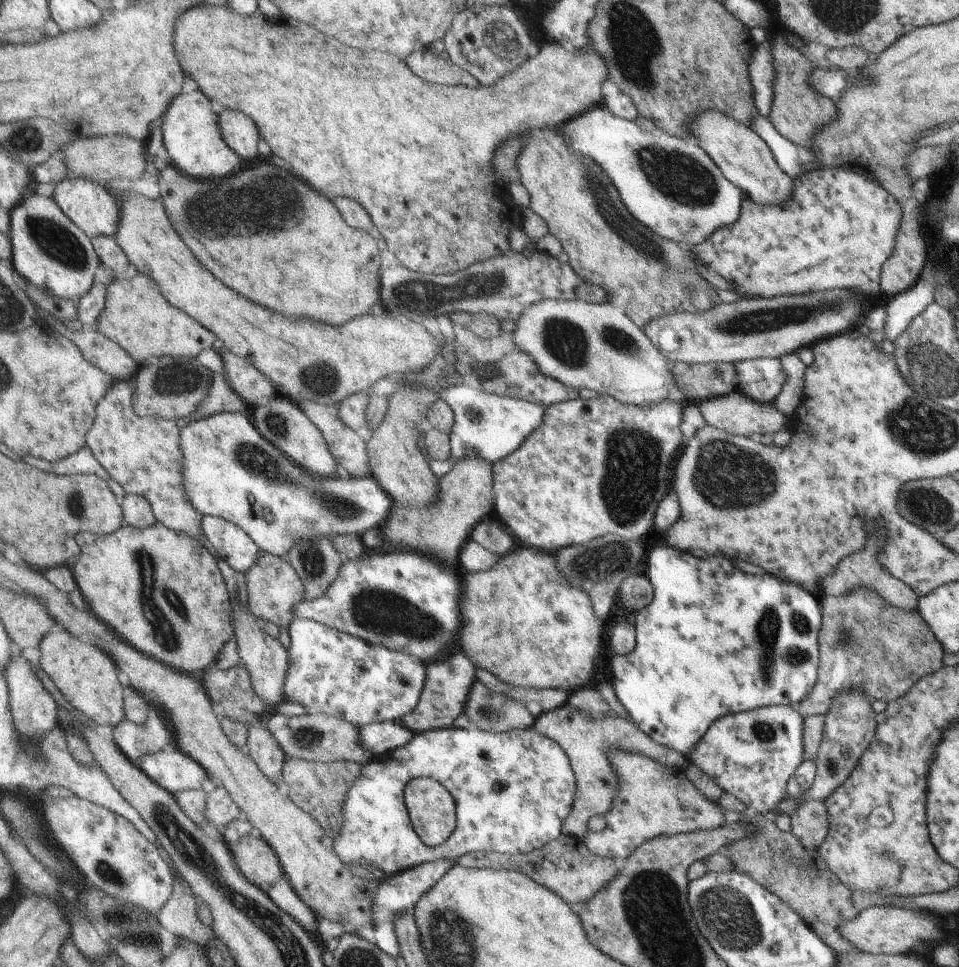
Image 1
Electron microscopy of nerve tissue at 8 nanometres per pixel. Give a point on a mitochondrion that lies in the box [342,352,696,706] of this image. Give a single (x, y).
(635, 462)

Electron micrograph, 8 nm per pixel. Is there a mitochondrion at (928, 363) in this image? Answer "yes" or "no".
yes

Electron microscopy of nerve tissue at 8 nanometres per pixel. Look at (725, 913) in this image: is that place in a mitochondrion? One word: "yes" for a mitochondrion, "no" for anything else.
yes

